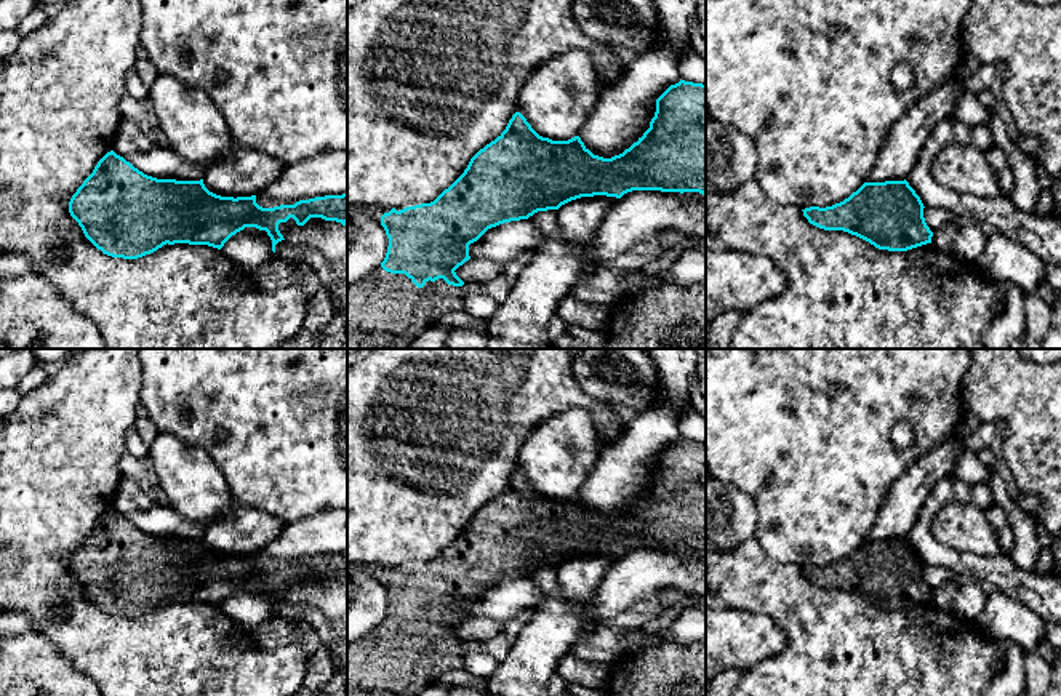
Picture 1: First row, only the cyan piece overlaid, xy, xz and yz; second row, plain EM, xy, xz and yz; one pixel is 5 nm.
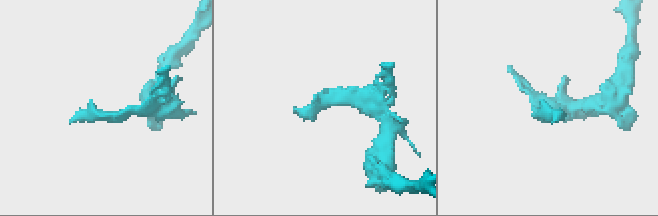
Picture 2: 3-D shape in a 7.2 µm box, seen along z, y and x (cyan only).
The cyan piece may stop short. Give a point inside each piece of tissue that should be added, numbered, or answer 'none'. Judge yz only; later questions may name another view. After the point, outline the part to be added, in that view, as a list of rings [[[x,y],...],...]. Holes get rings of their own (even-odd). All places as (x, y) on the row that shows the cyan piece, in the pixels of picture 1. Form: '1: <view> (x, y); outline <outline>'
none

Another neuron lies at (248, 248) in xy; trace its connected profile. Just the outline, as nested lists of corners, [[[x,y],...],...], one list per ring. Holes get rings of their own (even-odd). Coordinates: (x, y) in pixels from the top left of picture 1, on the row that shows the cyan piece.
[[[245,227],[232,235],[221,251],[248,274],[274,258],[270,237],[266,230],[256,227]]]

